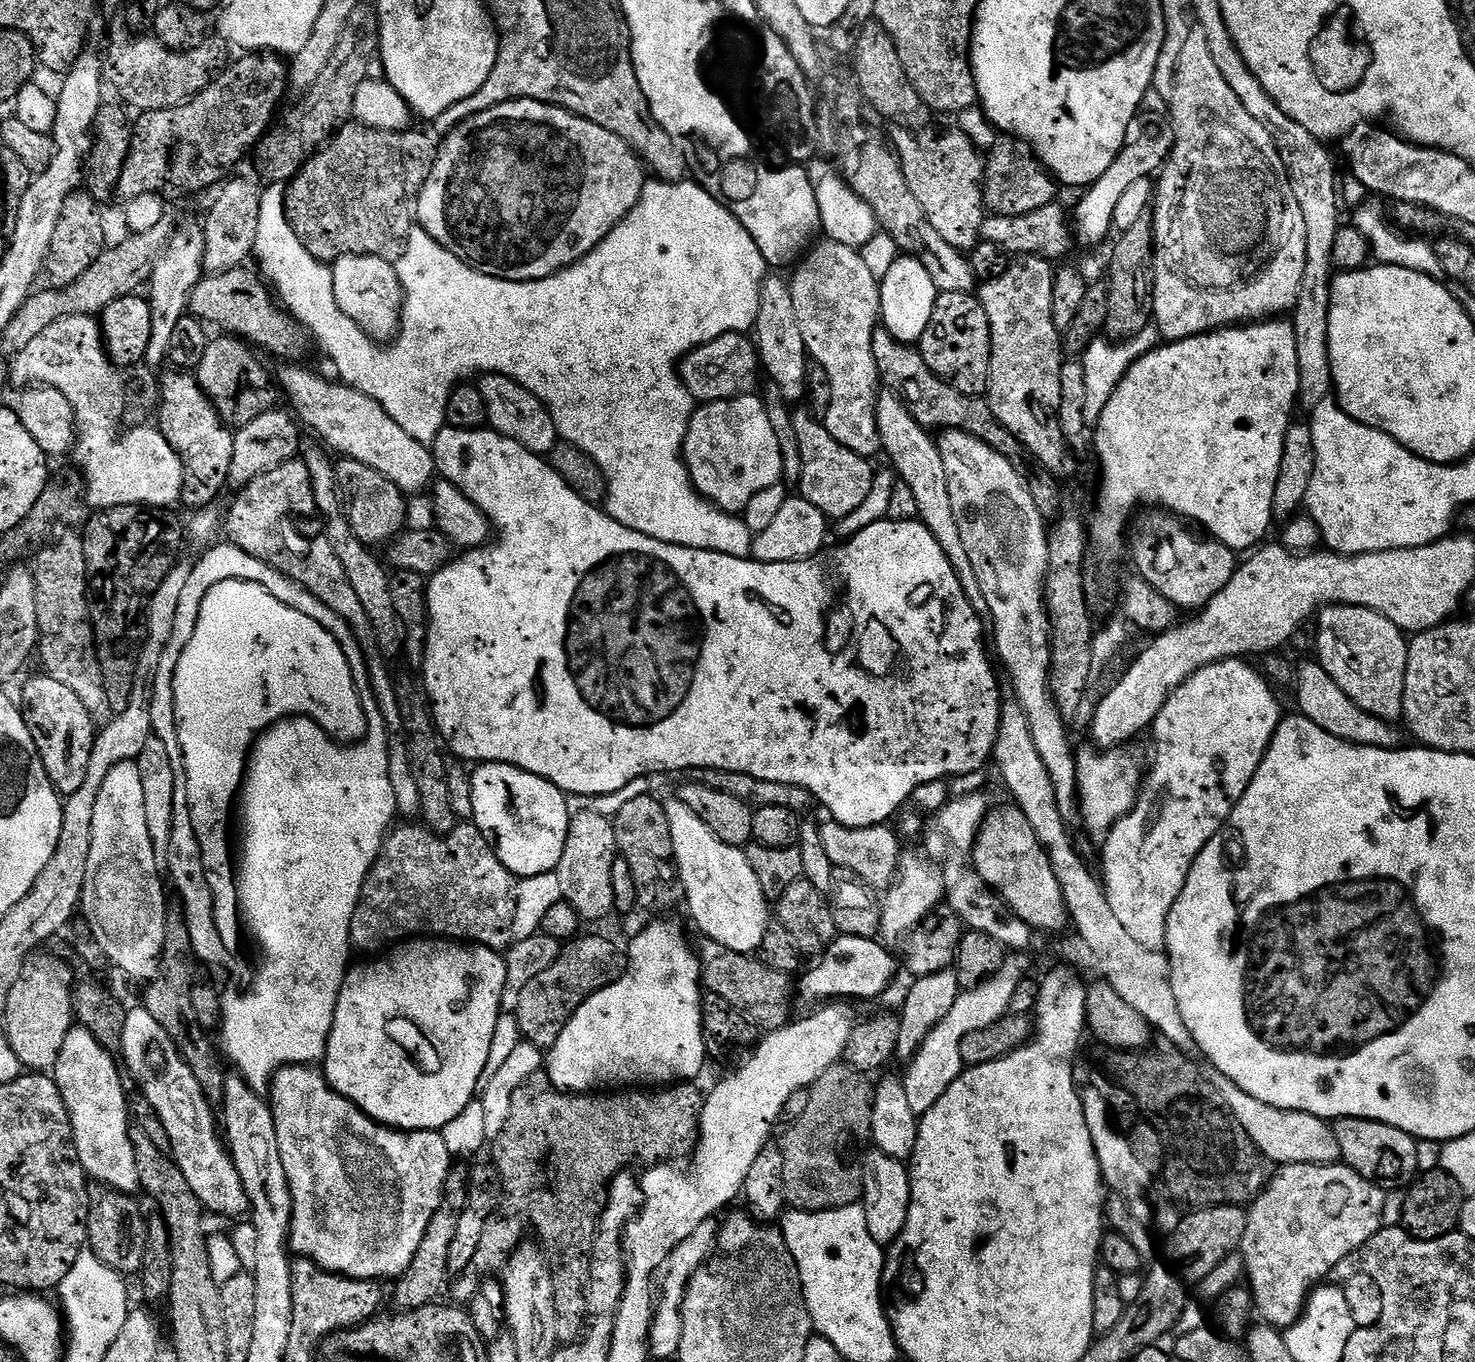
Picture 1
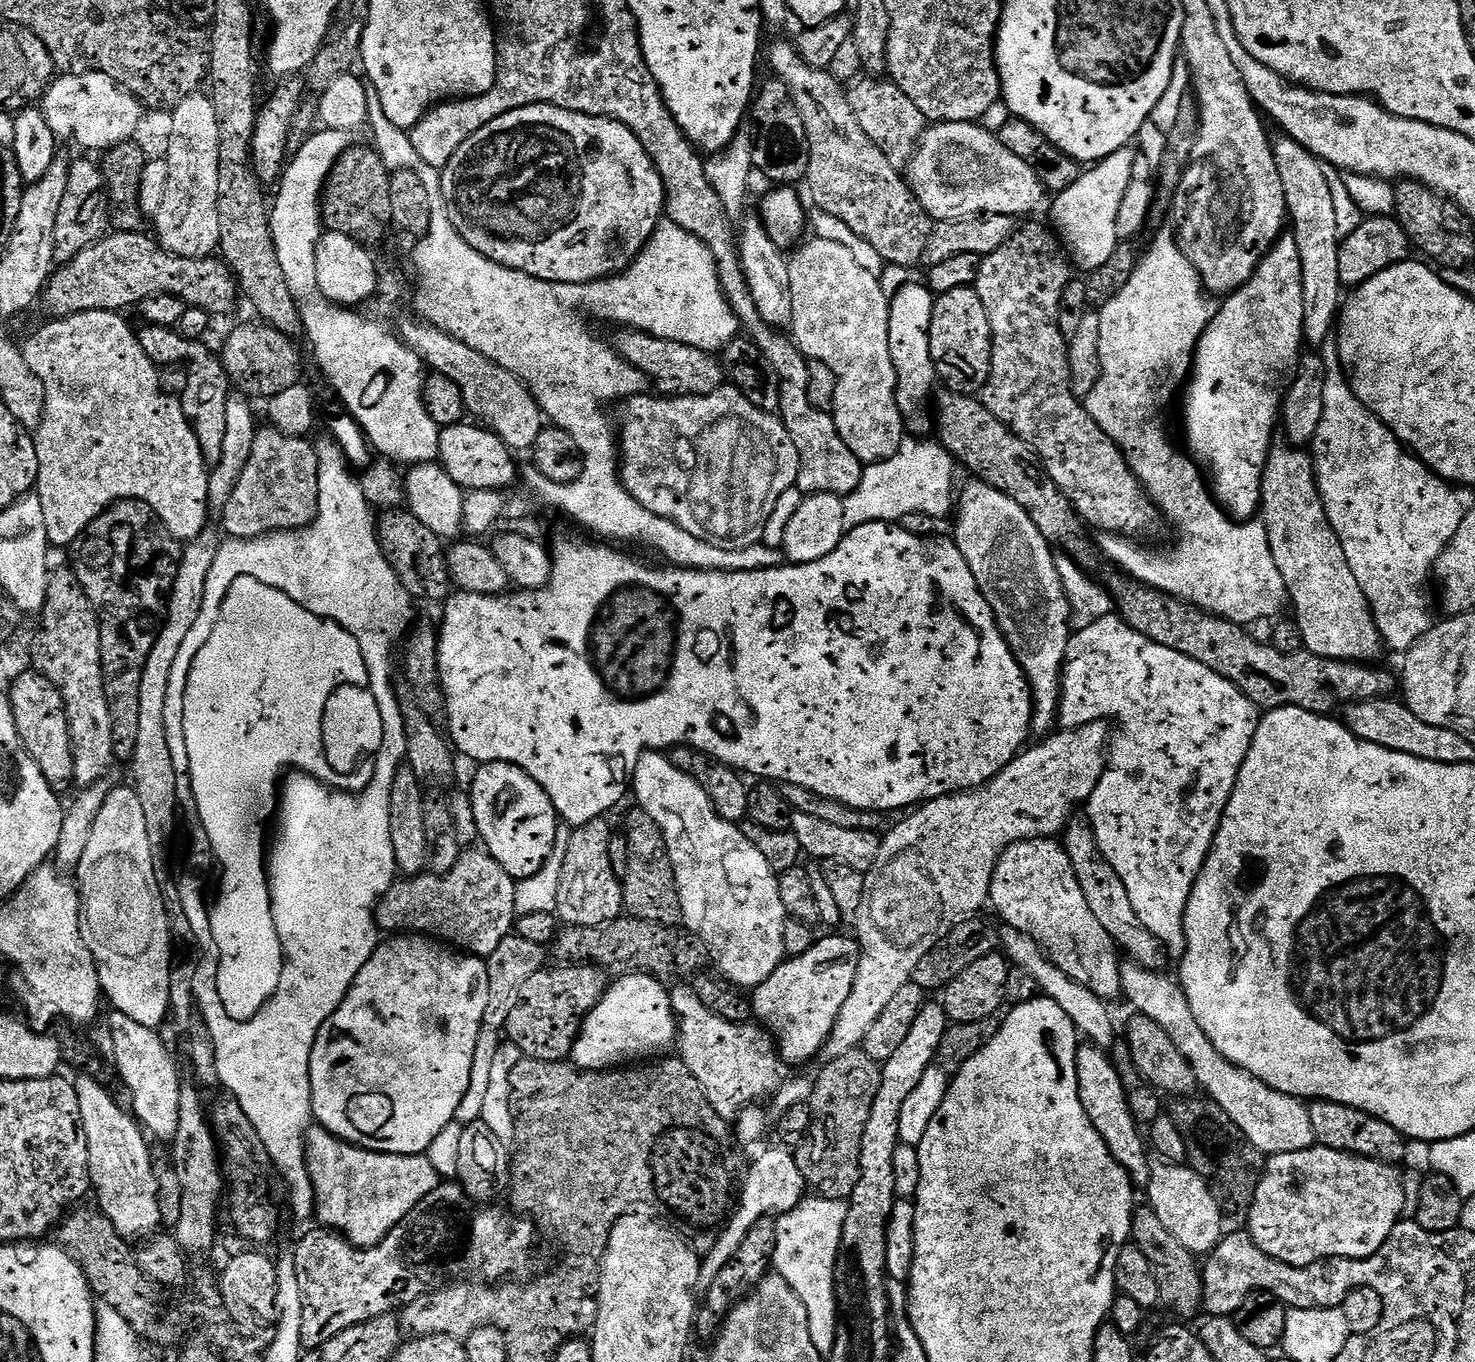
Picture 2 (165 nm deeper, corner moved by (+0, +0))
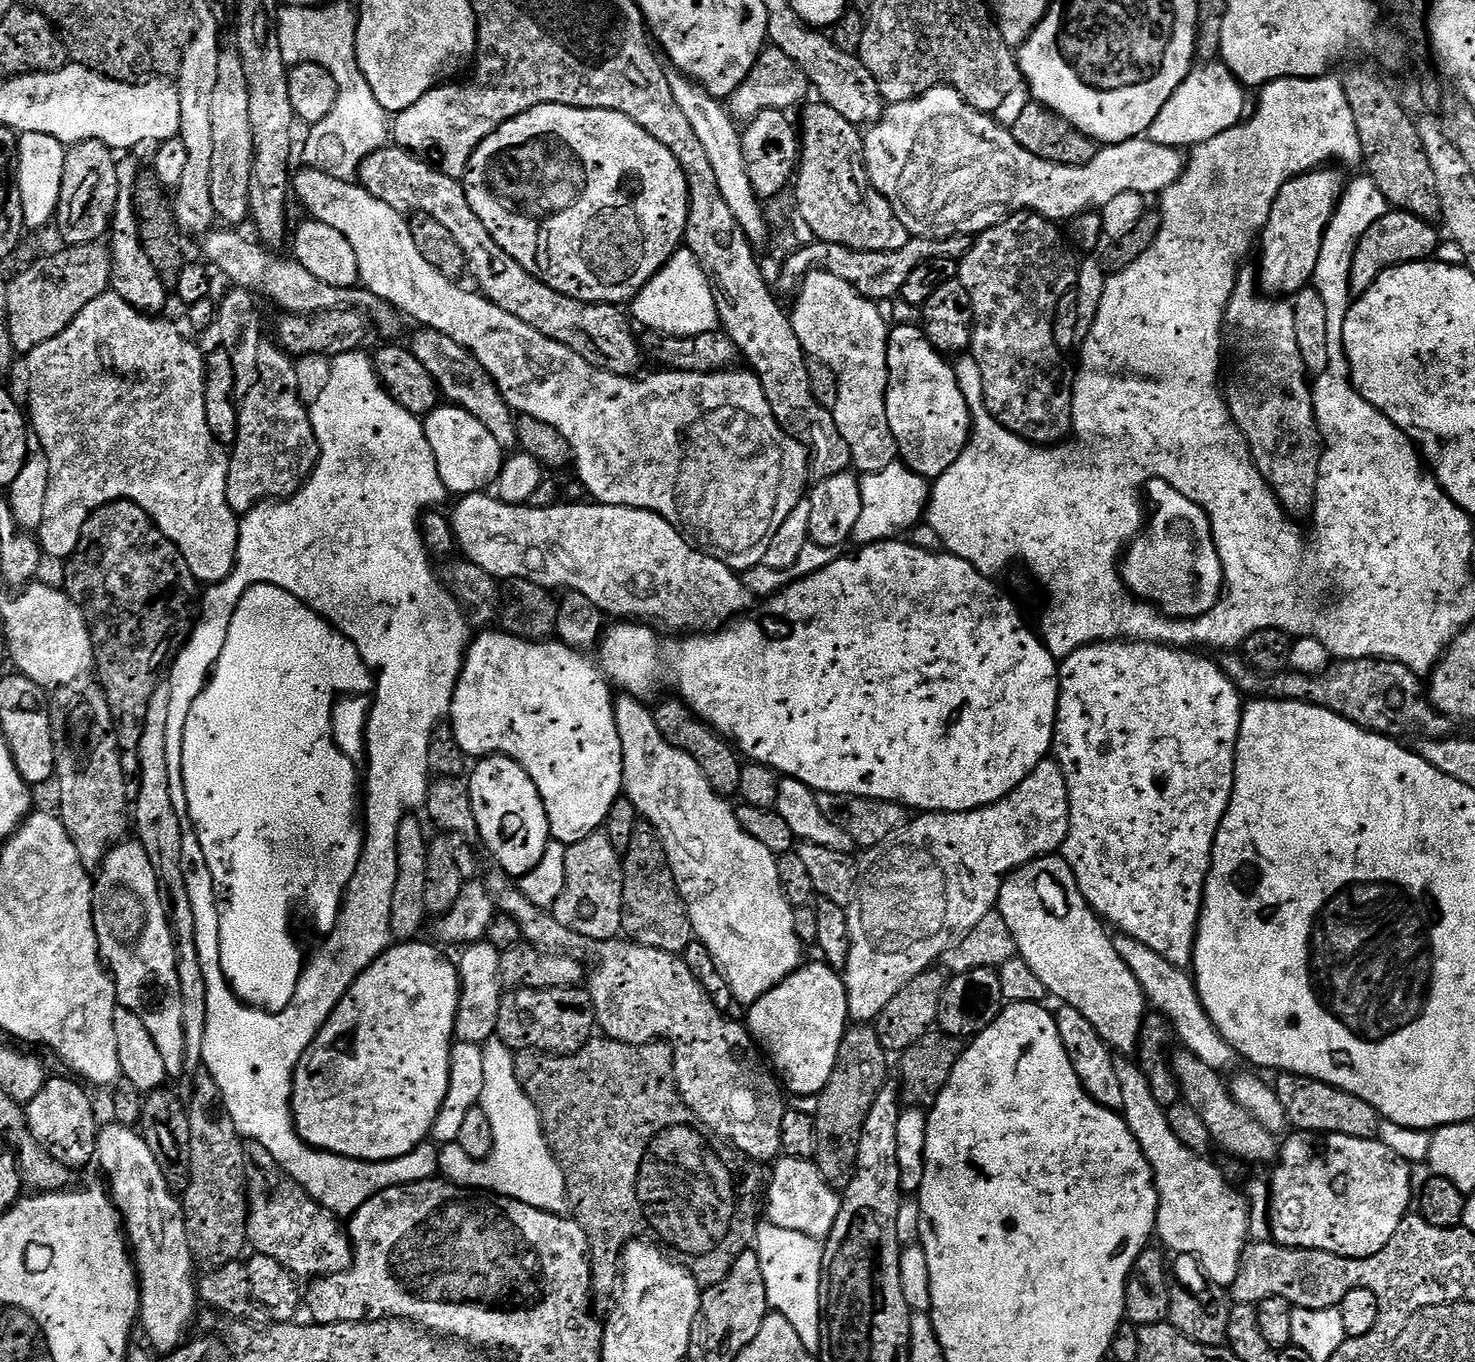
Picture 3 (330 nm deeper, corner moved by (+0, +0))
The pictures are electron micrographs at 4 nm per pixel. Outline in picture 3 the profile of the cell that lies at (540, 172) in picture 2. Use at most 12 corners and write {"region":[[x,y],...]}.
{"region":[[561,104],[464,193],[534,278],[627,305],[685,243],[678,158]]}

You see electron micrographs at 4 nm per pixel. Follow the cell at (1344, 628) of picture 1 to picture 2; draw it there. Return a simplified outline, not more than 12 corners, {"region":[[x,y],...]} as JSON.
{"region":[[1277,443],[1259,515],[1307,651],[1376,662],[1314,461]]}

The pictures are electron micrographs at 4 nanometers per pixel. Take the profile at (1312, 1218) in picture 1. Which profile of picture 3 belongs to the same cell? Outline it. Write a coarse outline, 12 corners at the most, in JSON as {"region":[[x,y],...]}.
{"region":[[1299,1130],[1270,1175],[1271,1239],[1355,1260],[1392,1242],[1413,1165]]}

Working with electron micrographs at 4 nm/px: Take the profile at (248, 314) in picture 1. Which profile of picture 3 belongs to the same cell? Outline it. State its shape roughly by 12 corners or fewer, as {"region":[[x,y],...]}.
{"region":[[103,243],[74,244],[9,279],[17,353],[58,338],[109,291]]}

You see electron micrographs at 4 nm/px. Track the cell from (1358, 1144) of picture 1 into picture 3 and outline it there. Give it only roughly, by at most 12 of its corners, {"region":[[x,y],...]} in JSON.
{"region":[[1293,1072],[1275,1079],[1293,1129],[1379,1137],[1362,1098]]}

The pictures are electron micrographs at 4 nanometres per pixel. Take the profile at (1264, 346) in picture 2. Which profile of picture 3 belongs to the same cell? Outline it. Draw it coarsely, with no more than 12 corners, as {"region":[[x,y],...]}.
{"region":[[1332,166],[1290,178],[1262,224],[1258,284],[1313,283],[1346,183]]}

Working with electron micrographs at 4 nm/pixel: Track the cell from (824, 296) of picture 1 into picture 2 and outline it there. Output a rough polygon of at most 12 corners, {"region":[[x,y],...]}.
{"region":[[837,242],[791,253],[790,336],[865,466],[906,436],[890,299]]}

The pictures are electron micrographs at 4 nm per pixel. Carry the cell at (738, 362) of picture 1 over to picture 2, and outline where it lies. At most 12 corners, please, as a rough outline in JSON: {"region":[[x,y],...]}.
{"region":[[620,330],[614,347],[665,397],[725,387],[711,351]]}

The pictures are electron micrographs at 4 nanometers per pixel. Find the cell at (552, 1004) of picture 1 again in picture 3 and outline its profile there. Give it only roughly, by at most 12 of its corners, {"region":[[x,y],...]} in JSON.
{"region":[[583,987],[503,993],[495,1035],[572,1056],[593,1039]]}

